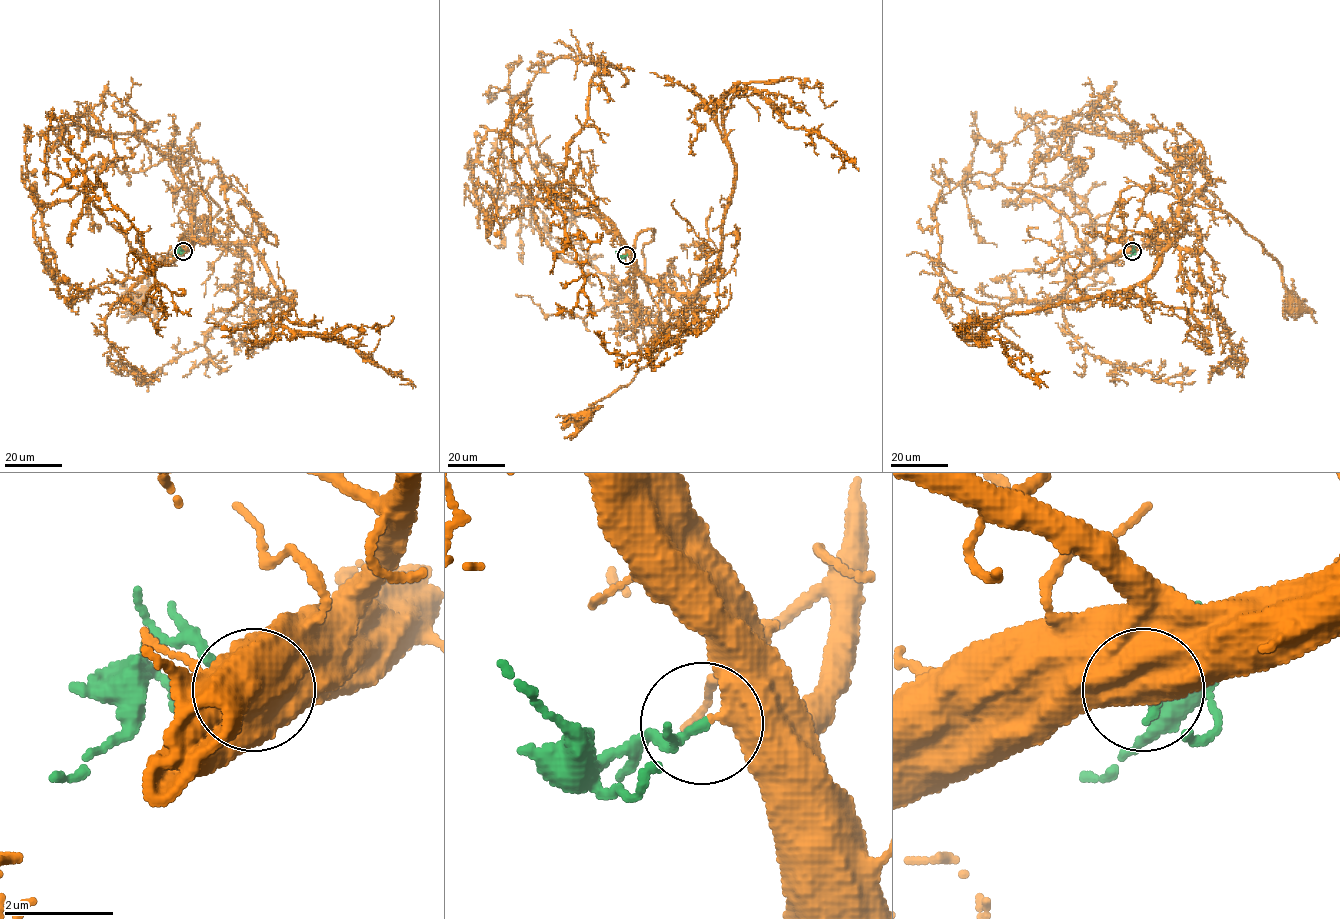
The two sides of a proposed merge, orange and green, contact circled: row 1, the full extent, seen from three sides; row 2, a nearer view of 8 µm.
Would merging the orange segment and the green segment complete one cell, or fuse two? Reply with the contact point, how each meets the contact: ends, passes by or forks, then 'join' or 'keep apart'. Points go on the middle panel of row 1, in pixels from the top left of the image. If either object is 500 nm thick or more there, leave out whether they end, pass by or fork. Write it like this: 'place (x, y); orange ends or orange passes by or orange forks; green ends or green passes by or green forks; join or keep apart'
place (626, 255); orange ends; green passes by; join

